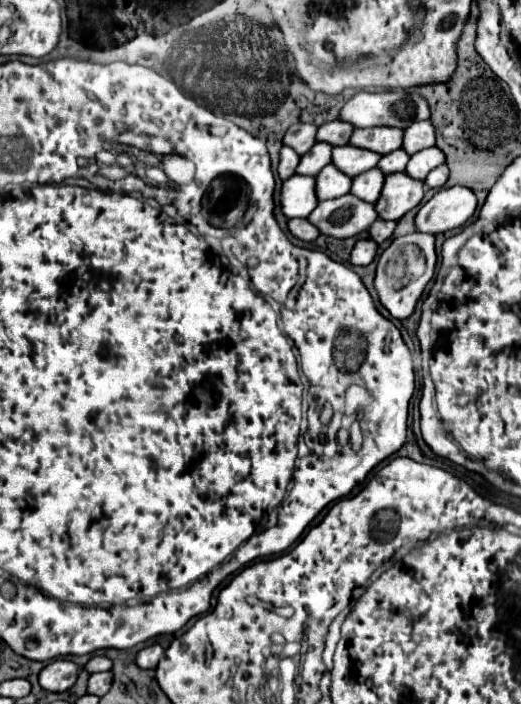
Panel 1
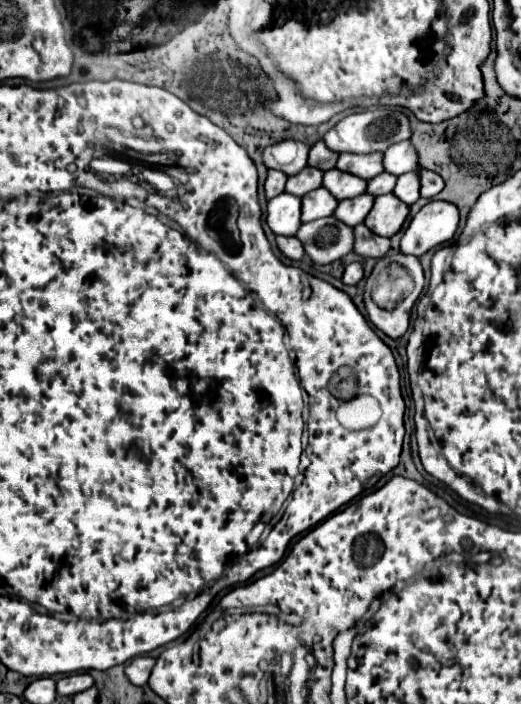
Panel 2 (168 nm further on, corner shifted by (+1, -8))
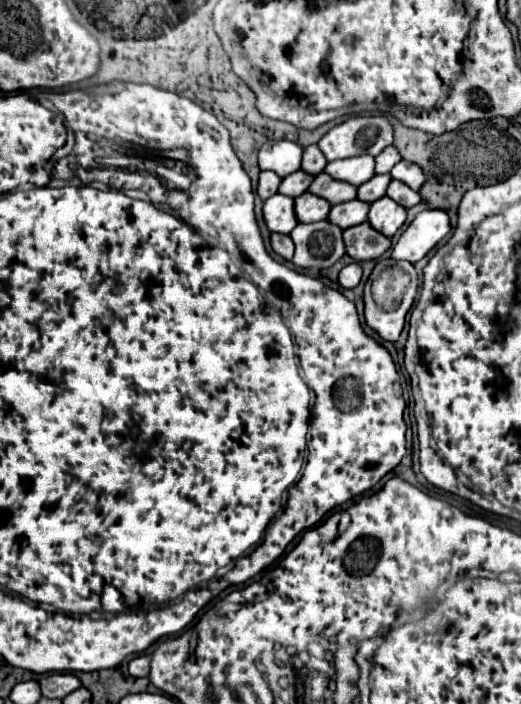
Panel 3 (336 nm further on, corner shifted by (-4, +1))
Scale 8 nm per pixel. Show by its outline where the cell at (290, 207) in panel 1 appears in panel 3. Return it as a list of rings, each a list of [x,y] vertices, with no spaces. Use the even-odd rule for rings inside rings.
[[[275,194],[269,200],[265,200],[263,220],[271,232],[289,234],[297,226],[297,218],[293,214],[293,198]]]

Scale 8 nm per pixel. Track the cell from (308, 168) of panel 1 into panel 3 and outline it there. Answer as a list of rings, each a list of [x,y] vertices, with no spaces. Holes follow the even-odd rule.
[[[297,170],[297,172],[289,174],[289,178],[281,180],[279,192],[285,194],[285,196],[291,196],[291,198],[297,198],[297,196],[301,196],[309,188],[311,182],[313,182],[311,174],[305,174],[303,170]]]

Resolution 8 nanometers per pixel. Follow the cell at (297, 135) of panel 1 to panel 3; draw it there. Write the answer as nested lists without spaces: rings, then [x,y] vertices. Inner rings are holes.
[[[269,140],[259,150],[259,168],[271,170],[279,178],[285,178],[301,168],[301,152],[303,148],[289,140]]]

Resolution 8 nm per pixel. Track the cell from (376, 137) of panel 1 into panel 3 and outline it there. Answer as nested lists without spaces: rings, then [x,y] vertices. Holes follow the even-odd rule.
[[[361,156],[361,158],[345,158],[345,160],[329,162],[323,172],[327,172],[331,178],[337,178],[341,182],[349,182],[351,186],[361,186],[363,182],[375,176],[375,158]]]

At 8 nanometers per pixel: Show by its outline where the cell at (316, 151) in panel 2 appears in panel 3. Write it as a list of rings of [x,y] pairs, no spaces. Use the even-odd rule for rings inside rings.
[[[313,144],[313,146],[307,146],[307,148],[303,150],[301,170],[305,170],[307,174],[313,174],[313,176],[317,176],[319,172],[323,172],[325,164],[327,164],[327,160],[325,160],[325,156],[321,154],[321,150],[317,148],[317,144]]]

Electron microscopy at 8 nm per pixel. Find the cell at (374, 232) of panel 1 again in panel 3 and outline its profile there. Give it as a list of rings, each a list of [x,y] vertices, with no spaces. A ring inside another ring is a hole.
[[[369,222],[351,226],[349,230],[343,232],[343,238],[345,238],[345,252],[355,262],[377,260],[391,248],[391,240],[385,238],[381,232],[373,230]]]

